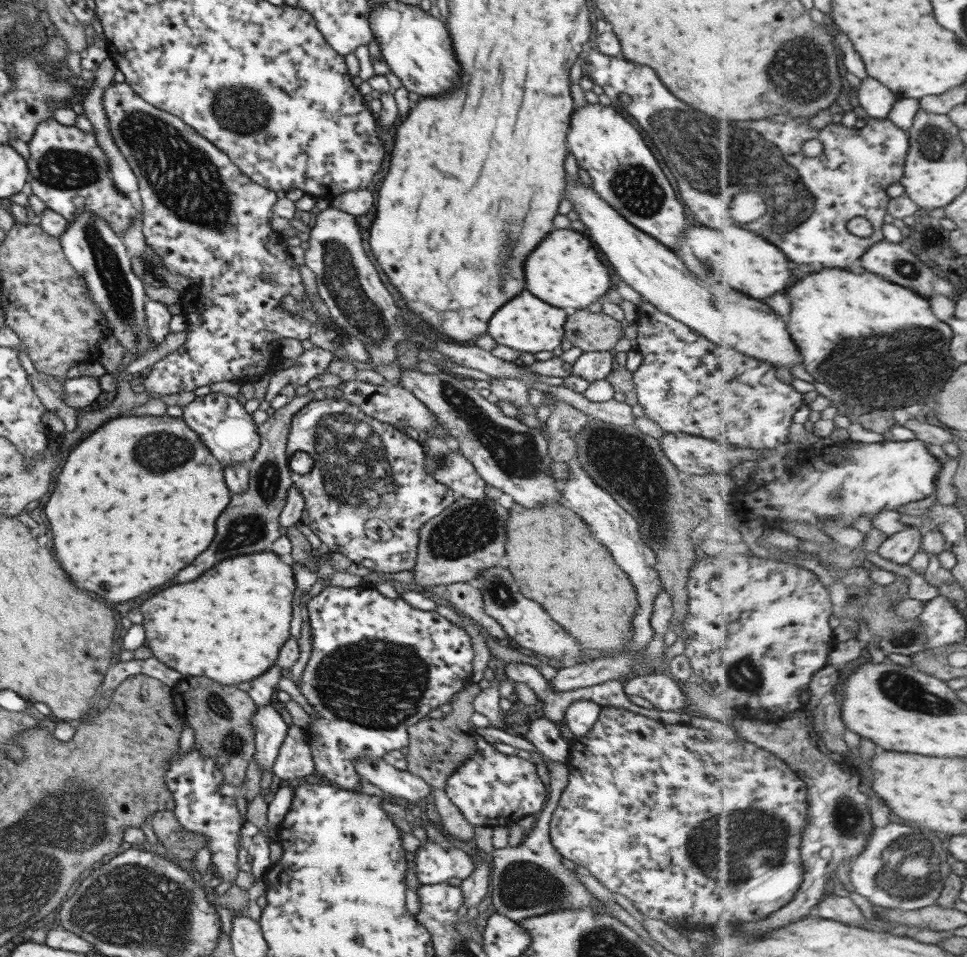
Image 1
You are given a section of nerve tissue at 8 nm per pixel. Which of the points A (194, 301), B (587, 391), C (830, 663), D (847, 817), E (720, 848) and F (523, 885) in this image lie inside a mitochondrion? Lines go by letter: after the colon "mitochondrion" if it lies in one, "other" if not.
A: other
B: other
C: other
D: mitochondrion
E: mitochondrion
F: mitochondrion

